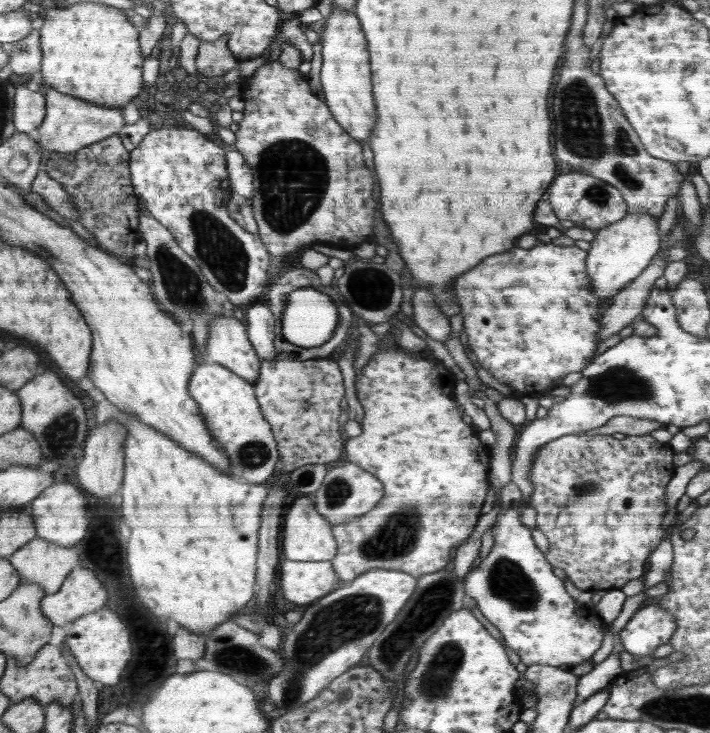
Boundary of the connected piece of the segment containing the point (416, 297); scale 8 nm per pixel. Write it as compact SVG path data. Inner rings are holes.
M426 290L414 292L412 306L416 330L426 340L434 339L446 344L451 333L450 320L442 316L440 308L434 306L430 294Z

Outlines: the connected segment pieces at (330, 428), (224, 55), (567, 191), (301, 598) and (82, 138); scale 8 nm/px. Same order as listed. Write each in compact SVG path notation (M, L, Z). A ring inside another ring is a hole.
M277 357L276 360L261 362L258 378L253 388L262 415L268 423L277 442L279 452L278 469L286 472L296 470L306 464L328 464L338 460L344 450L345 440L342 439L338 416L344 404L345 387L342 373L337 362L324 360L290 360Z
M222 35L216 41L200 41L195 67L200 74L208 78L224 76L238 65L238 59L228 49L230 35Z
M576 171L558 174L554 178L550 186L550 204L560 220L572 221L578 227L594 232L622 220L627 214L627 202L622 198L621 191L608 182Z
M286 560L280 566L282 594L296 604L308 604L330 594L337 581L338 575L330 562Z
M54 87L43 88L46 113L44 121L34 134L43 149L44 160L39 170L45 170L45 160L51 154L72 154L106 138L118 135L125 128L123 110L118 107L96 105L80 97L58 92Z

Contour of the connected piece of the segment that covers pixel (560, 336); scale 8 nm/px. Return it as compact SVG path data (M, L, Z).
M536 244L530 250L514 248L512 252L490 256L456 280L459 314L463 318L469 348L478 358L478 366L492 374L496 382L510 388L515 397L526 396L532 390L551 392L560 386L564 376L582 372L590 360L596 358L600 320L607 305L590 291L586 258L586 250L575 245Z

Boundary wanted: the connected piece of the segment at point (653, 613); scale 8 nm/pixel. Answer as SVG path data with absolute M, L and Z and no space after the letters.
M651 601L634 613L617 637L622 641L624 652L633 656L652 656L658 646L670 642L676 630L671 614Z

